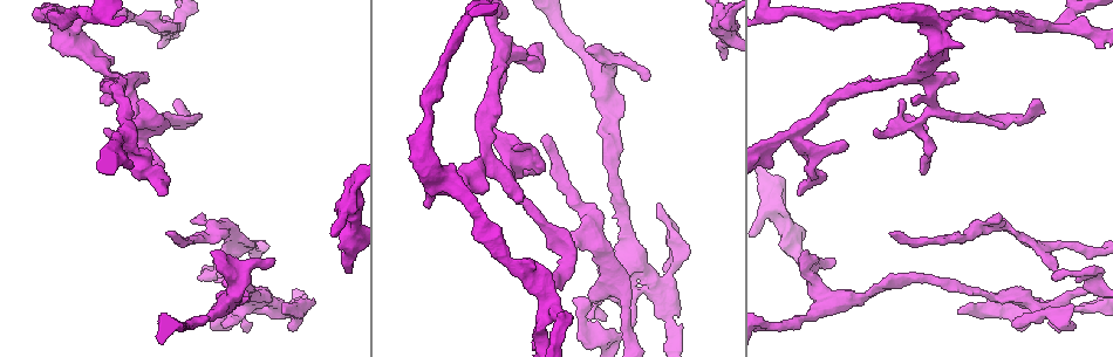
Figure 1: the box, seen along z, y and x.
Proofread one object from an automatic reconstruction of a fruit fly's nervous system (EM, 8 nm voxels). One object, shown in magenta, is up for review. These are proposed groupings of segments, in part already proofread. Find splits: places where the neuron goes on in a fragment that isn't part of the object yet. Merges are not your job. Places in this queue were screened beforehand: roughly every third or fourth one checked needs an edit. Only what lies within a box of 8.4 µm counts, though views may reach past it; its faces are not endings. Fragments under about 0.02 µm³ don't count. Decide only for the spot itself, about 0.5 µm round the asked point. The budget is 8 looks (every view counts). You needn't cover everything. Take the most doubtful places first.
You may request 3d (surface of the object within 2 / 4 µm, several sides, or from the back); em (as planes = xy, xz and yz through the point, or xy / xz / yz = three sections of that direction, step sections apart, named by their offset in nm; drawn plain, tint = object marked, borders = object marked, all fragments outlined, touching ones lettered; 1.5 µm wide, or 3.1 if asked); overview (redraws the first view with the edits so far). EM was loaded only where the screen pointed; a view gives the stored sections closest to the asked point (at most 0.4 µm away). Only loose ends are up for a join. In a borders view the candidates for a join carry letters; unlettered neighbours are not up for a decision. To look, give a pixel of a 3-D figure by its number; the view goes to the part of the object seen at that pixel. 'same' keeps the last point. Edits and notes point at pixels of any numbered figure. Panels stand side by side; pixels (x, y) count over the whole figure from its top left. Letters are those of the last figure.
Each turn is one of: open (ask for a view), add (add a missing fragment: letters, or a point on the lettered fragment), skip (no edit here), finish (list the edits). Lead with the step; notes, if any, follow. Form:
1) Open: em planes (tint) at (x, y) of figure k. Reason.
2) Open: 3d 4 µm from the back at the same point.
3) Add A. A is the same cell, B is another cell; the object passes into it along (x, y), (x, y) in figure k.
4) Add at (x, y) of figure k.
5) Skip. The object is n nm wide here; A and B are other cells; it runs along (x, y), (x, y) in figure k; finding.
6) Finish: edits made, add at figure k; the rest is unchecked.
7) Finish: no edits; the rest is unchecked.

Open: 3d 4 µm at (725, 56) of figure 1. Free end.

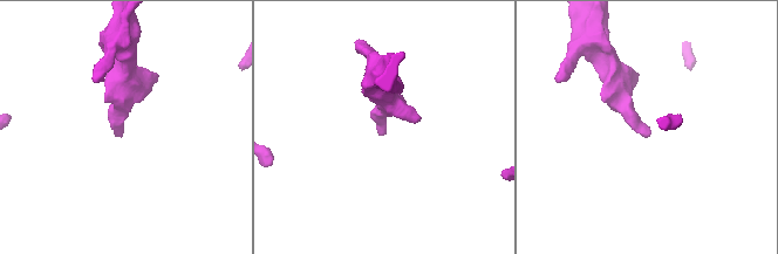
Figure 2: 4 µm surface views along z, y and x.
Open: em planes (borders) at (120, 136) of figure 2.

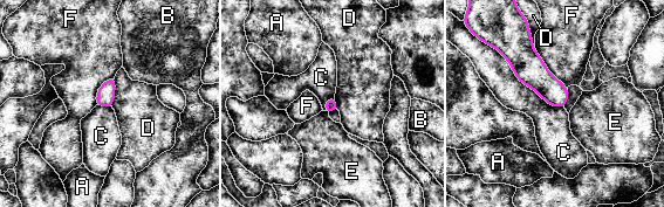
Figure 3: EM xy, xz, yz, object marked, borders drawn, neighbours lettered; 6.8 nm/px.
Skip. A, B, C, D, E and F are other cells; a border runs along (497, 50), (522, 83), (563, 108) in figure 3; no lettered fragment goes on from it.

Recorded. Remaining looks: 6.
Open: em xz step 4 (borders) at (246, 329) of figure 1. Branch stops here.

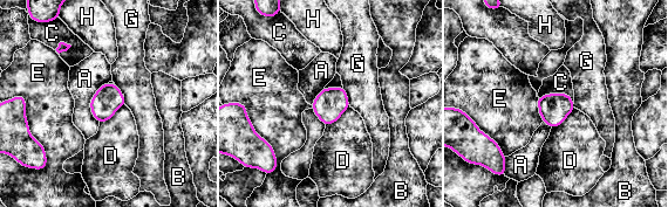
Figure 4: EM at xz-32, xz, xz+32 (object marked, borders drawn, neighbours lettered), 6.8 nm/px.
Skip. A, B, C, D, E, G and H are other cells; a border runs along (538, 97), (566, 92), (573, 103) in figure 4; no lettered fragment goes on from it.

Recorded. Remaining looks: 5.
Open: 3d 2 µm at (533, 171) of figure 1.

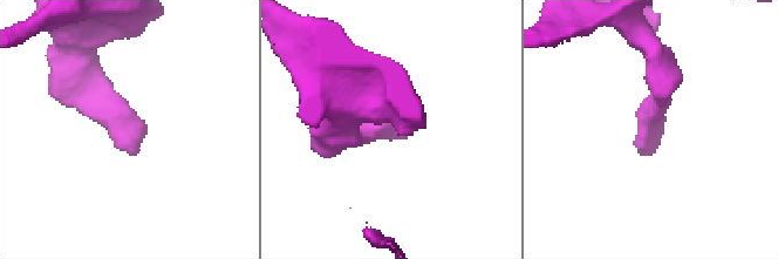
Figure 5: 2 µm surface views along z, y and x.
Open: em planes (borders) at (643, 153) of figure 5. Need the tissue.

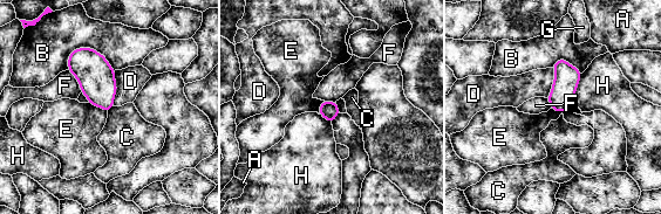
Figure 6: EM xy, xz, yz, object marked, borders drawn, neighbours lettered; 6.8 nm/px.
Skip. A, B, C, D, E, F, G and H are other cells; a border runs along (88, 102), (107, 112) in figure 6; no lettered fragment goes on from it.

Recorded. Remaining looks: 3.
Finish: no edits; the rest is unchecked.

